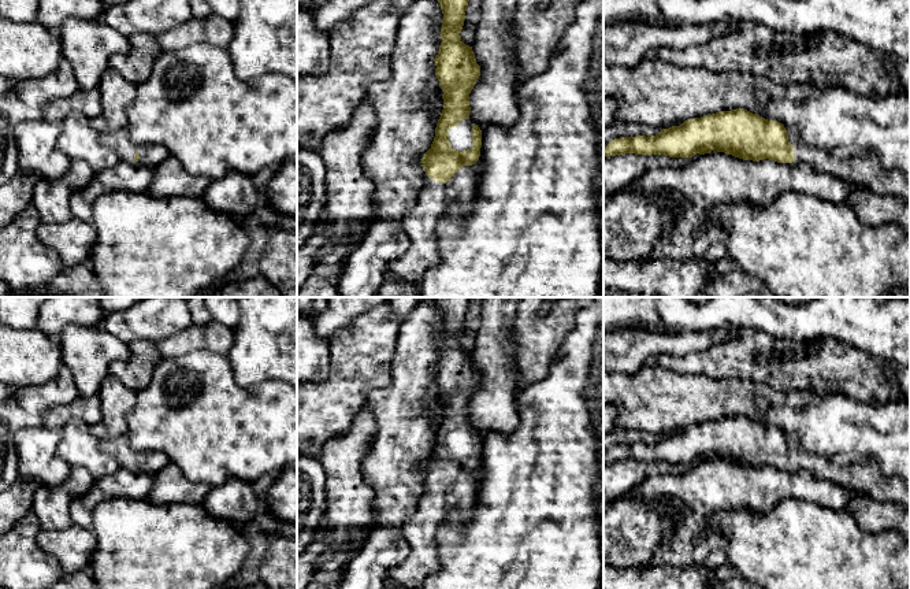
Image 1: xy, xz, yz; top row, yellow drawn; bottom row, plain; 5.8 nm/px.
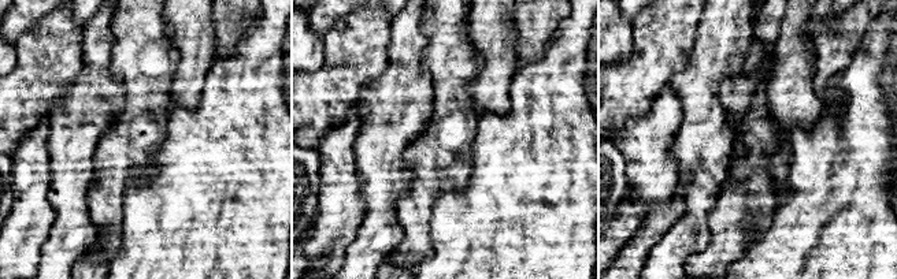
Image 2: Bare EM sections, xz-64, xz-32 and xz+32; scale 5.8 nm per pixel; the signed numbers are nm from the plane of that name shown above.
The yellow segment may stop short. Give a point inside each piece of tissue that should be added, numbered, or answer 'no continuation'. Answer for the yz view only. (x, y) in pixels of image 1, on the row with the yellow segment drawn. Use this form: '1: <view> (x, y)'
1: yz (865, 170)

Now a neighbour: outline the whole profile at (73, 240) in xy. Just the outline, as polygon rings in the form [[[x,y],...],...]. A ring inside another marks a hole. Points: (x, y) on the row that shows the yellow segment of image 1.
[[[71,218],[59,223],[40,223],[37,238],[60,256],[64,267],[89,264],[96,230],[90,222]]]

